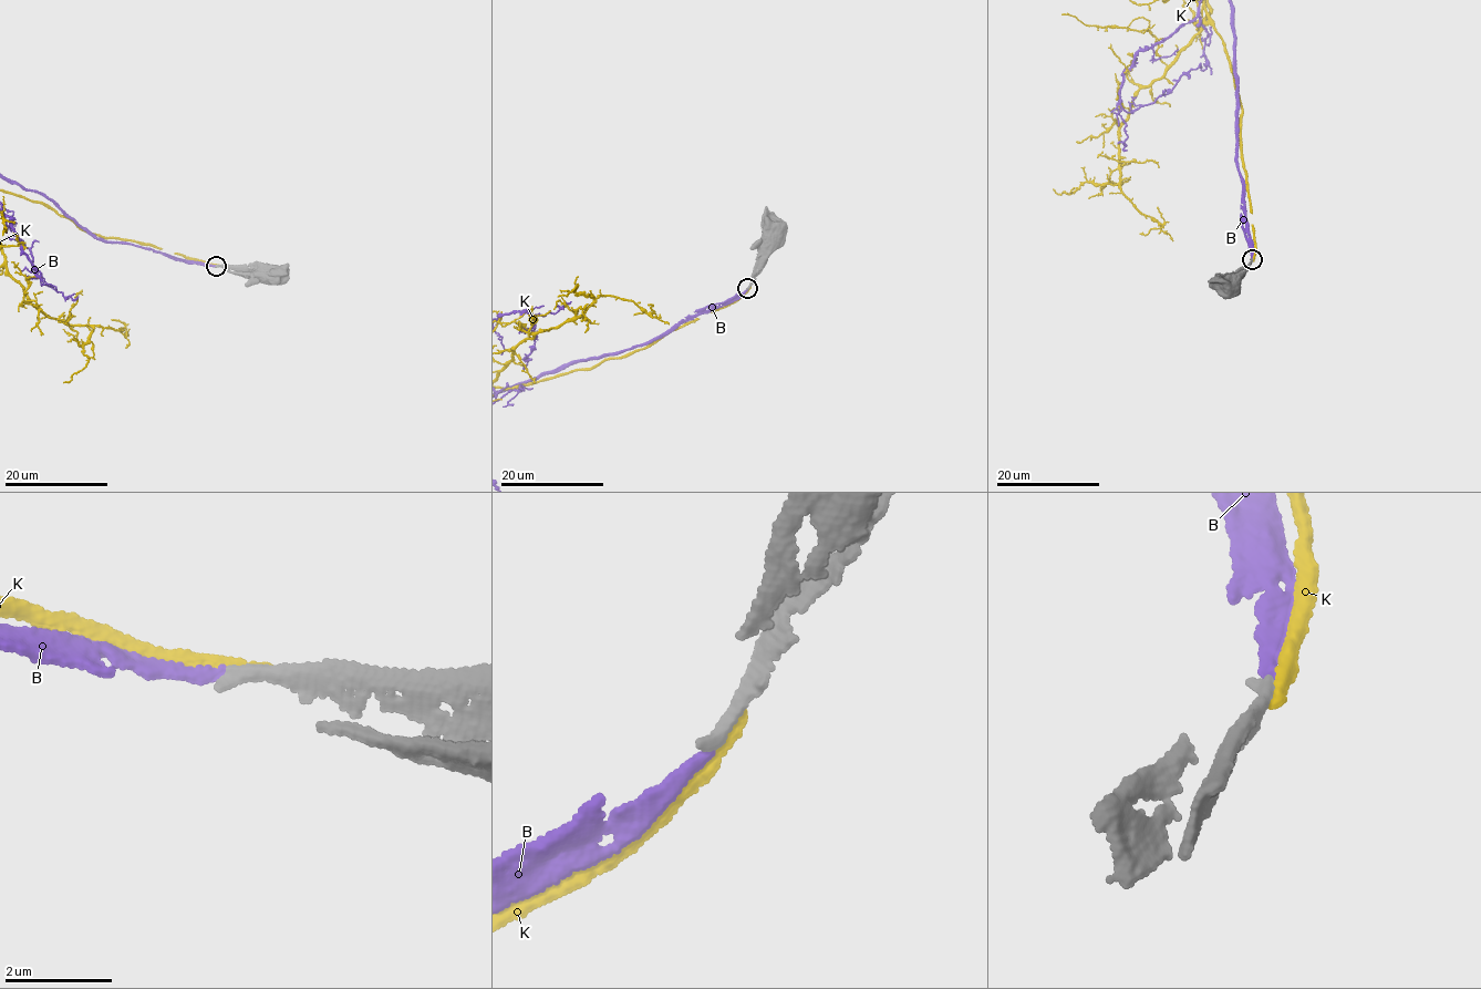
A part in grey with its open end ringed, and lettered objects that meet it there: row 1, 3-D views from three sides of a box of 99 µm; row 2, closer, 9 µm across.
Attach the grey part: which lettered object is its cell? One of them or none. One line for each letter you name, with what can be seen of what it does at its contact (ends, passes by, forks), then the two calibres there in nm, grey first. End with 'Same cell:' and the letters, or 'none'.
B: it ends | 280/260 nm
Same cell: B

